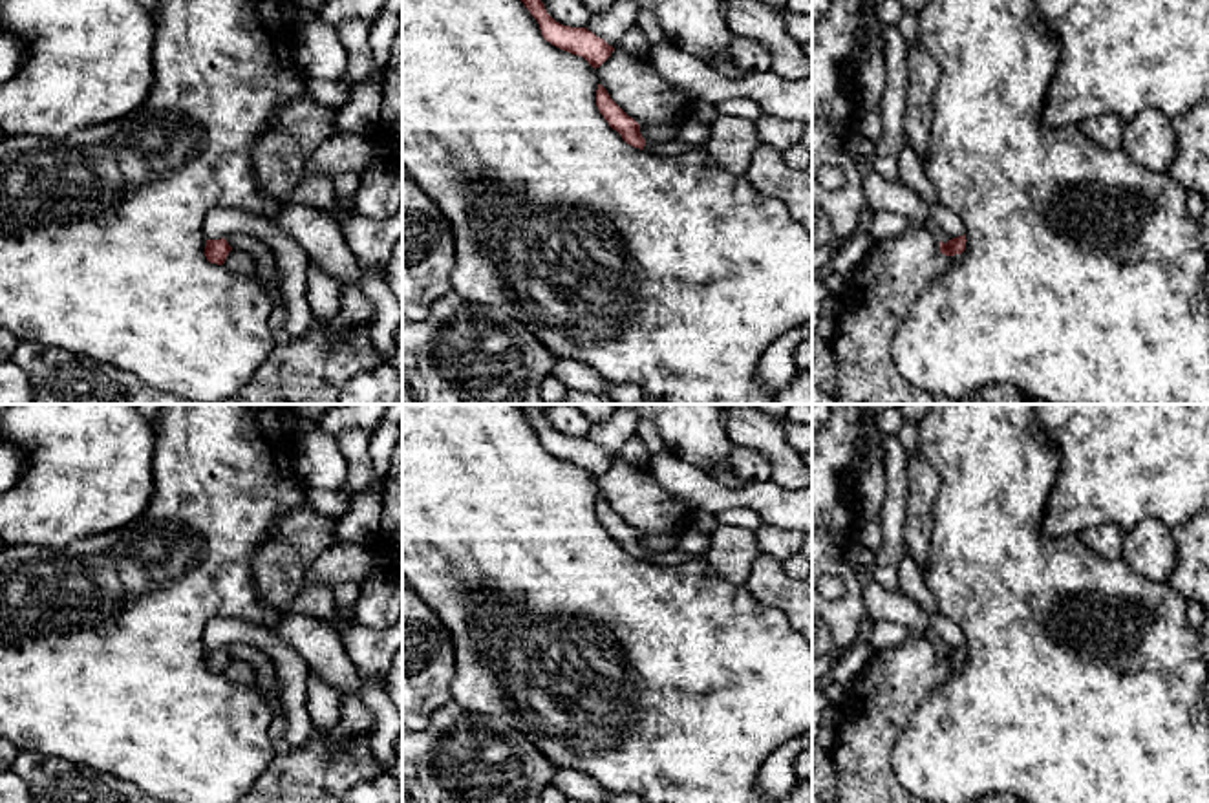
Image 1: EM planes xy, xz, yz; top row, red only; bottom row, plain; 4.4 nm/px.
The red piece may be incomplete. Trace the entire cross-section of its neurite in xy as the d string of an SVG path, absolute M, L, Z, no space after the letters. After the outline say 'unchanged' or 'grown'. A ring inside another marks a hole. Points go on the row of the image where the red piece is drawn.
M225 238L207 240L205 256L210 263L223 265L232 247Z | unchanged

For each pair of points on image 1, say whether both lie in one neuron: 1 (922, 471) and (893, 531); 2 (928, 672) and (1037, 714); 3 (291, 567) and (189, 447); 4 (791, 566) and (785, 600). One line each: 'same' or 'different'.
1: different
2: different
3: different
4: different

